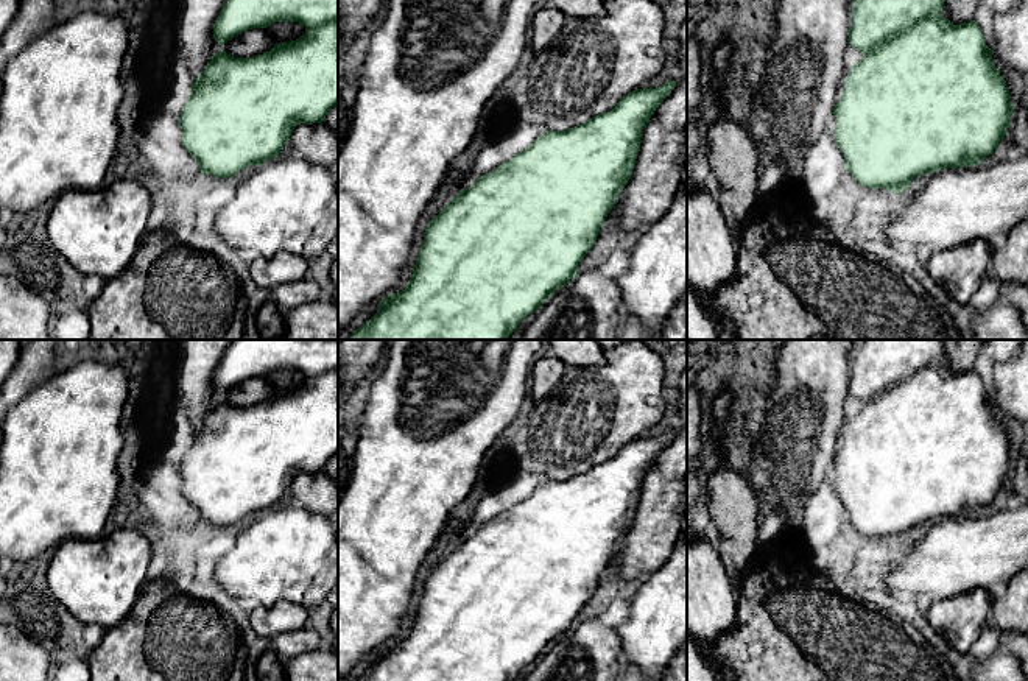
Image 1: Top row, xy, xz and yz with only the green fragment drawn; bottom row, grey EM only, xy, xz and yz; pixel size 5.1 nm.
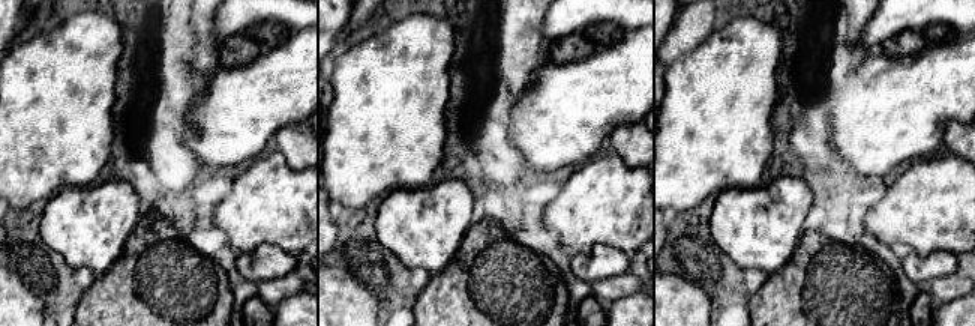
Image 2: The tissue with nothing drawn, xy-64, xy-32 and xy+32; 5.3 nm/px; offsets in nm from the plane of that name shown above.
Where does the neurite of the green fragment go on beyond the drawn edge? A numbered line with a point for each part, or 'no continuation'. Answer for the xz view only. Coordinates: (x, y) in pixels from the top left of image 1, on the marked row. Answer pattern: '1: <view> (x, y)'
no continuation

